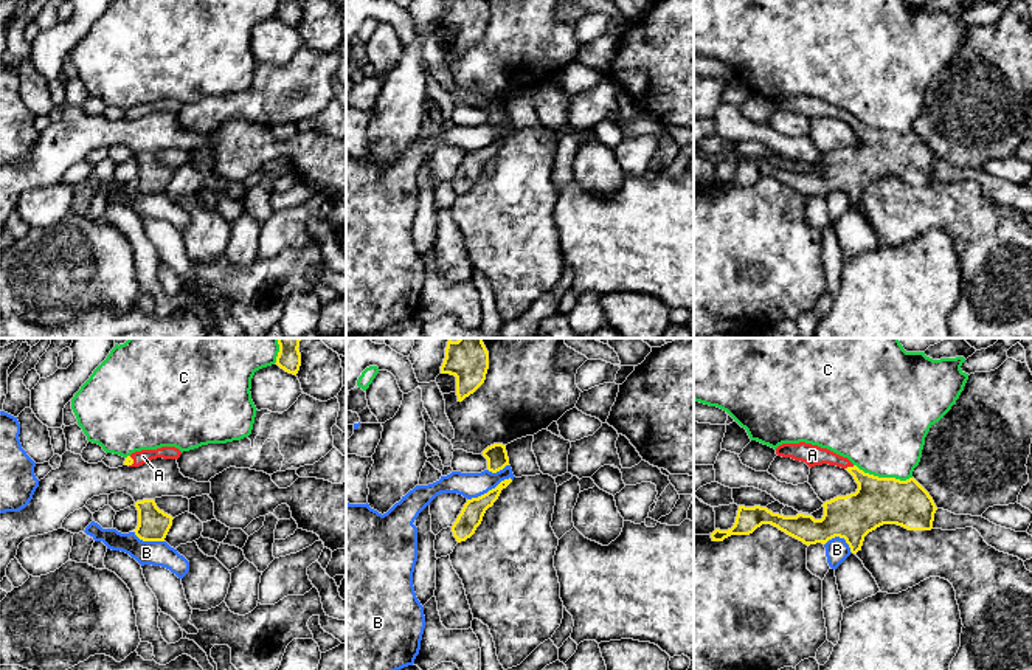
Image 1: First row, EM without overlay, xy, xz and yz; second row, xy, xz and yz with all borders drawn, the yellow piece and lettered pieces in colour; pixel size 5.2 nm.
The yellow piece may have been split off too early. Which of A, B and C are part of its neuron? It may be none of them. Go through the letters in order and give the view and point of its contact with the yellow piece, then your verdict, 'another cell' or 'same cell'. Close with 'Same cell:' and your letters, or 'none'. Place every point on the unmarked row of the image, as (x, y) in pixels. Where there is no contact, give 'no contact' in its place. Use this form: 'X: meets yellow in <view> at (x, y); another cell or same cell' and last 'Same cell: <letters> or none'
A: meets yellow in yz at (849, 120); same cell
B: meets yellow in xz at (489, 143); another cell
C: meets yellow in yz at (883, 131); another cell
Same cell: A

